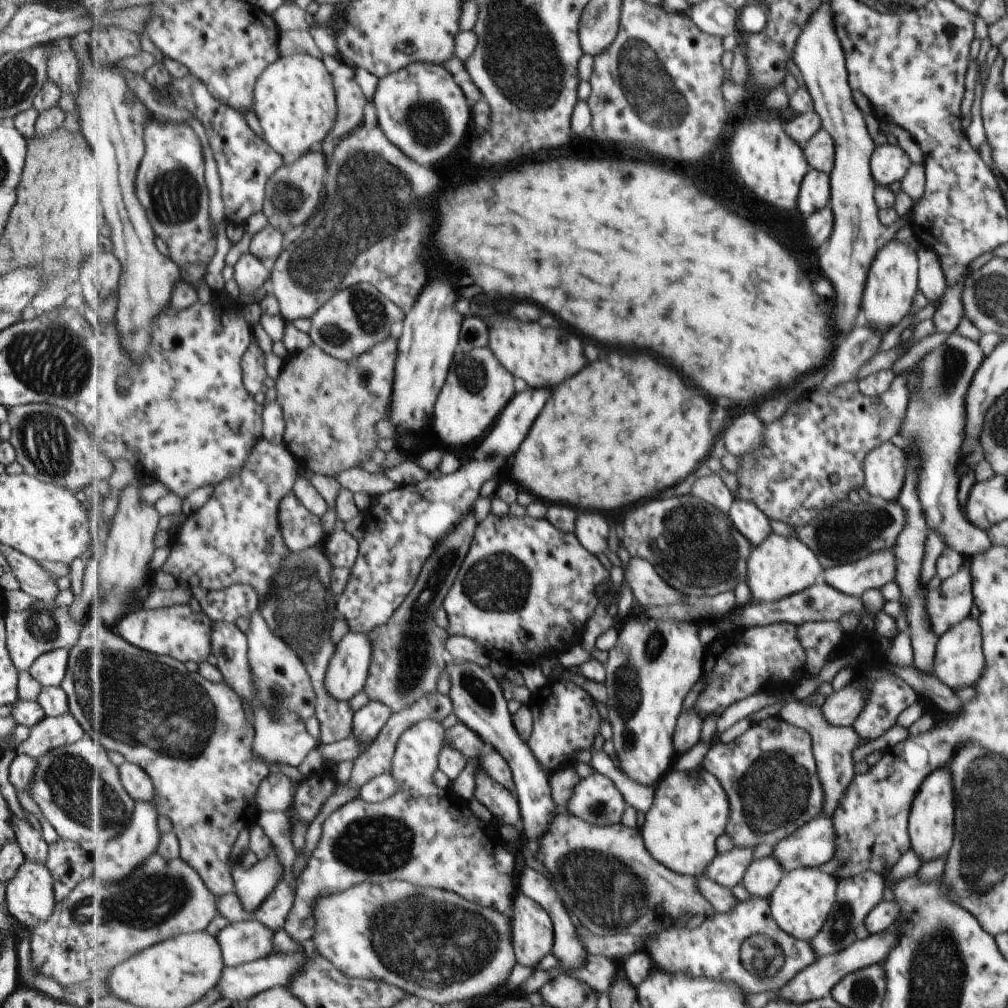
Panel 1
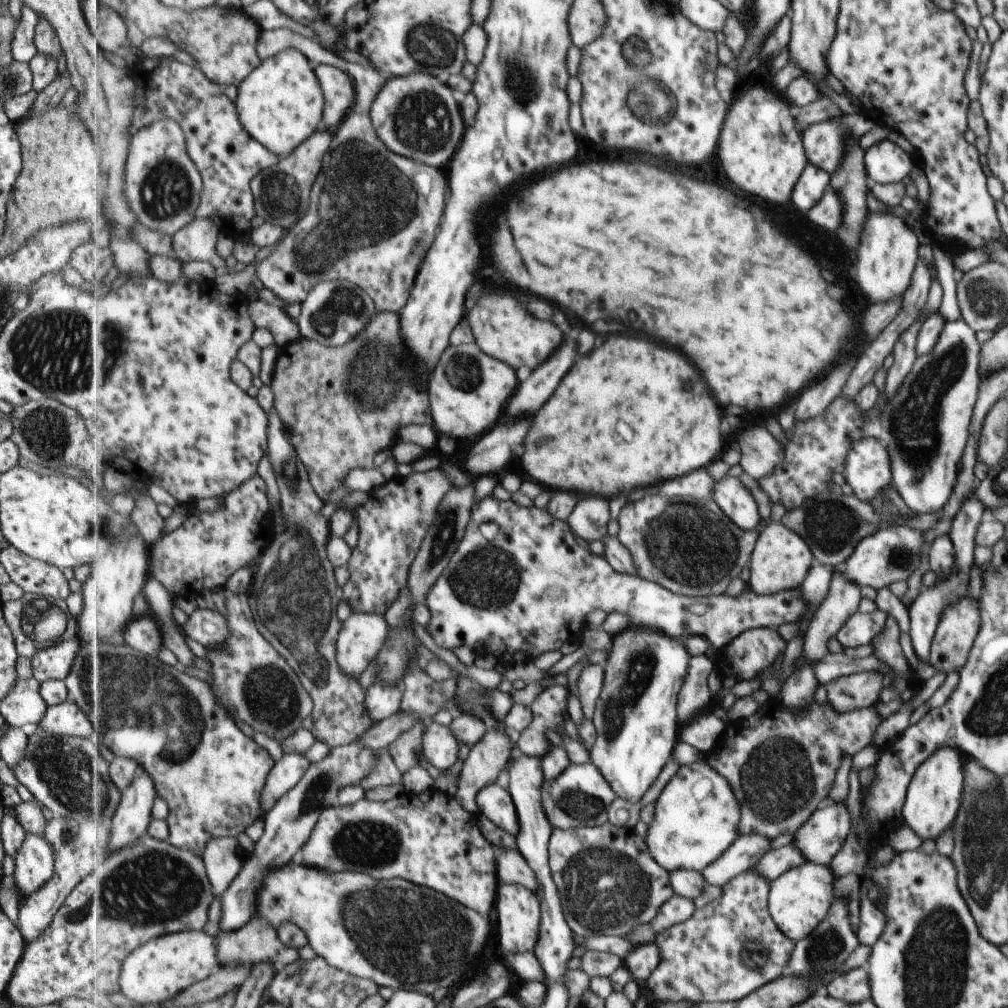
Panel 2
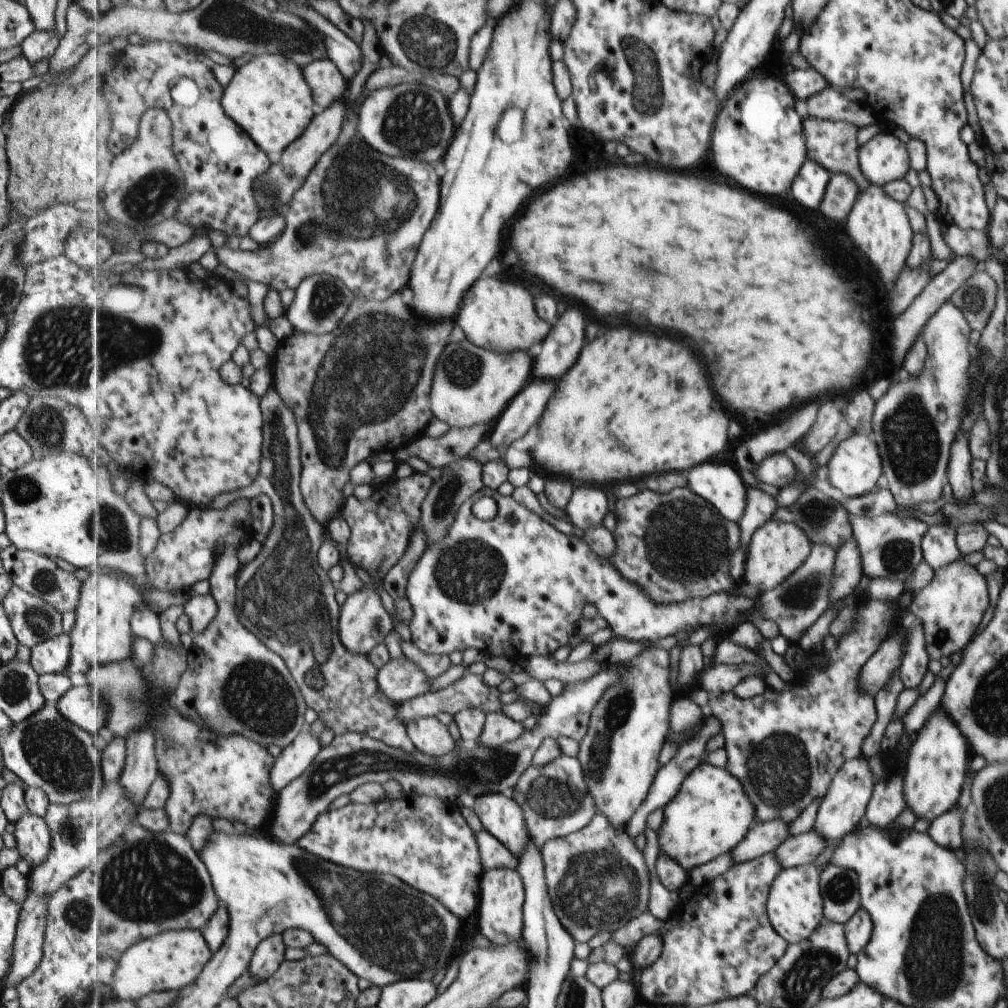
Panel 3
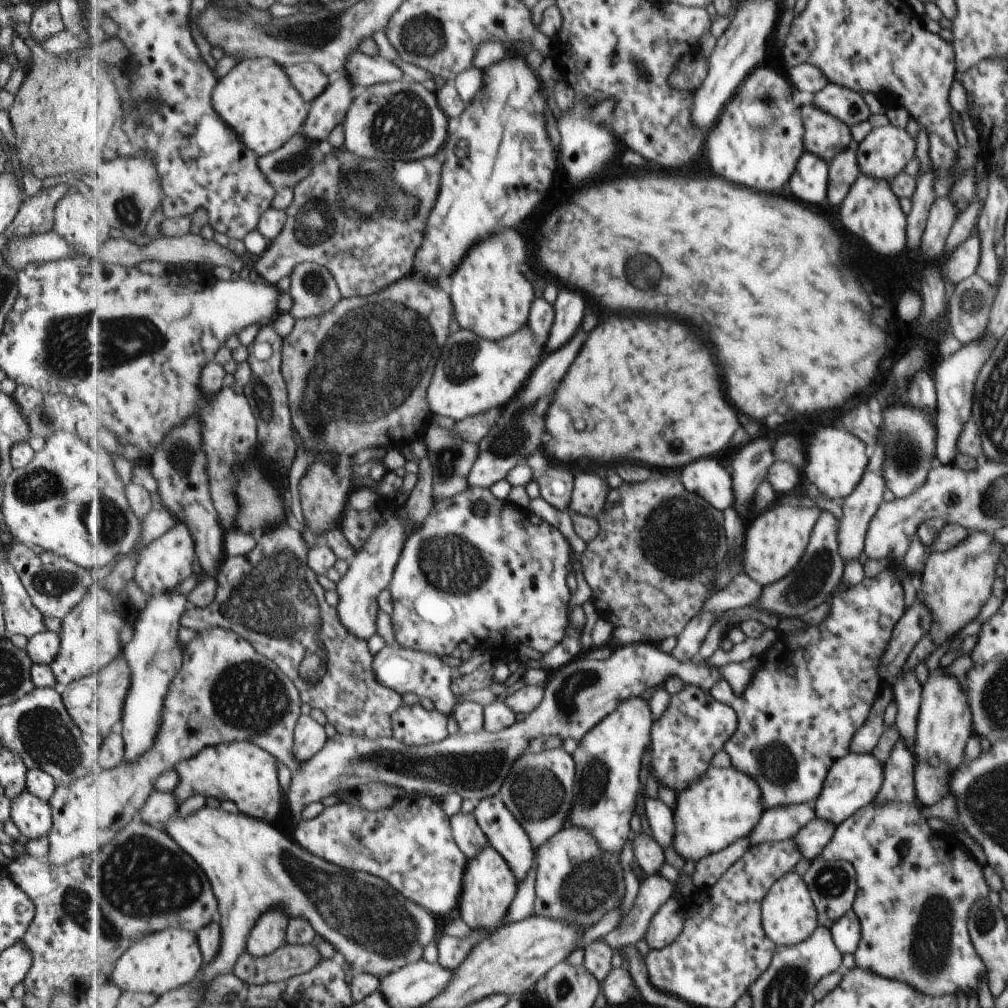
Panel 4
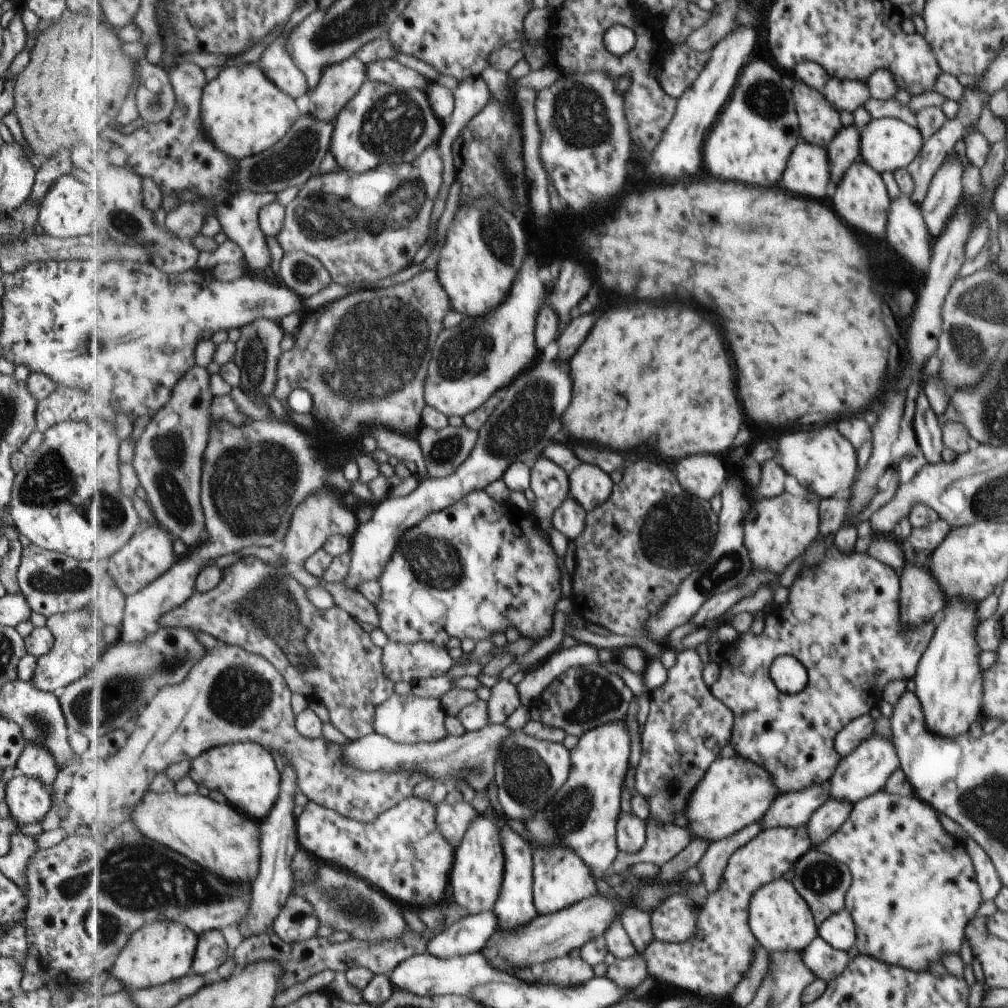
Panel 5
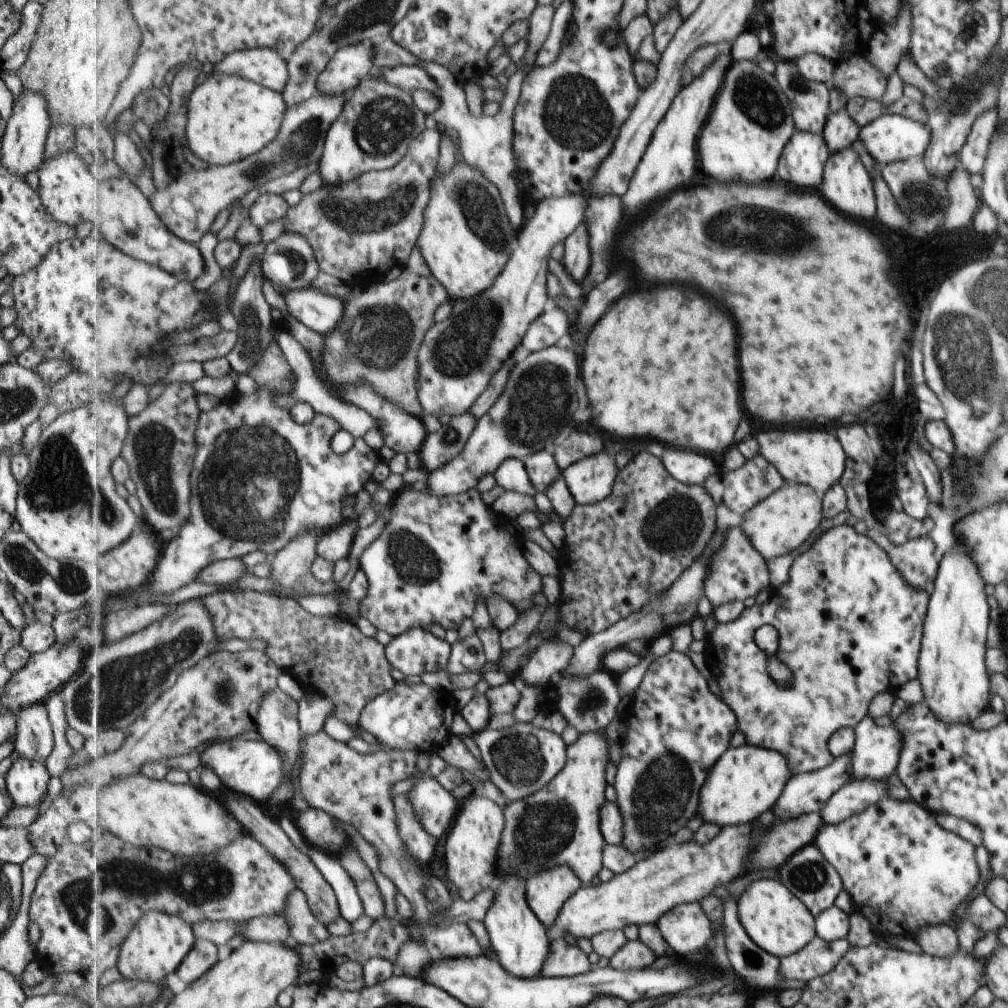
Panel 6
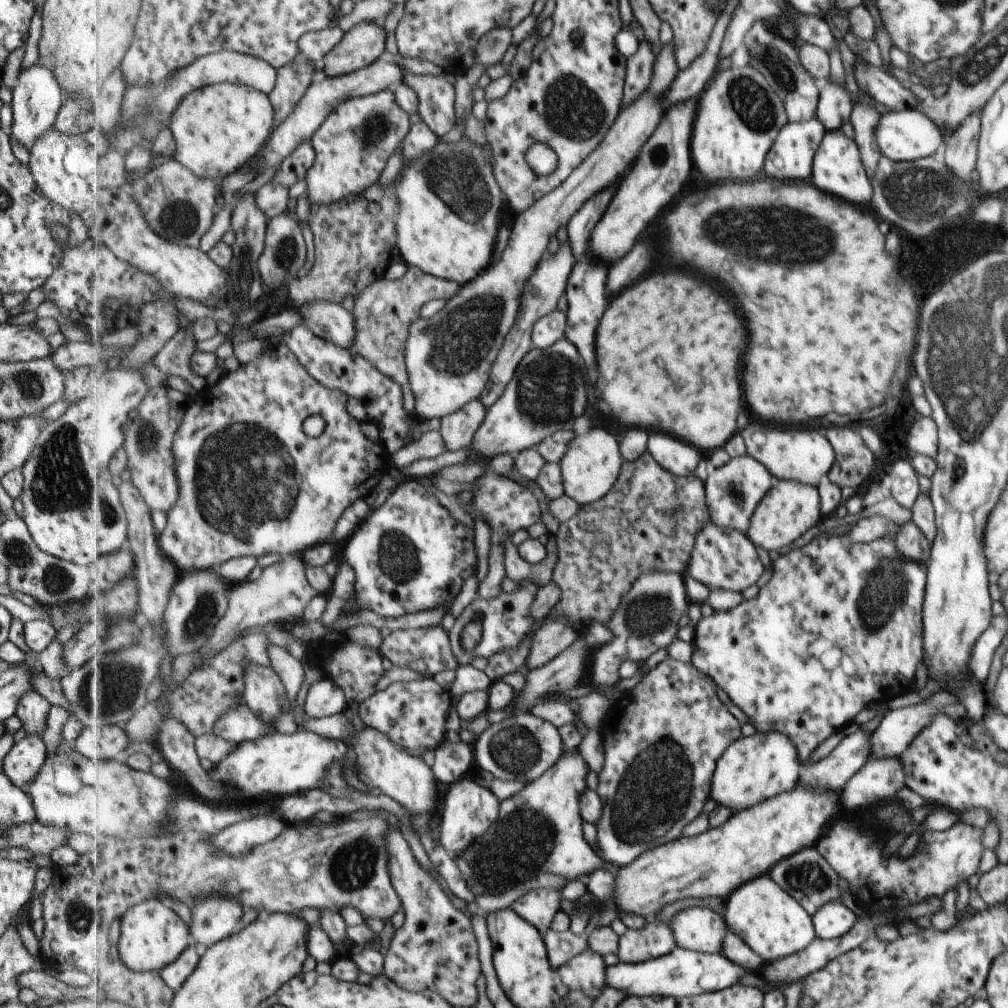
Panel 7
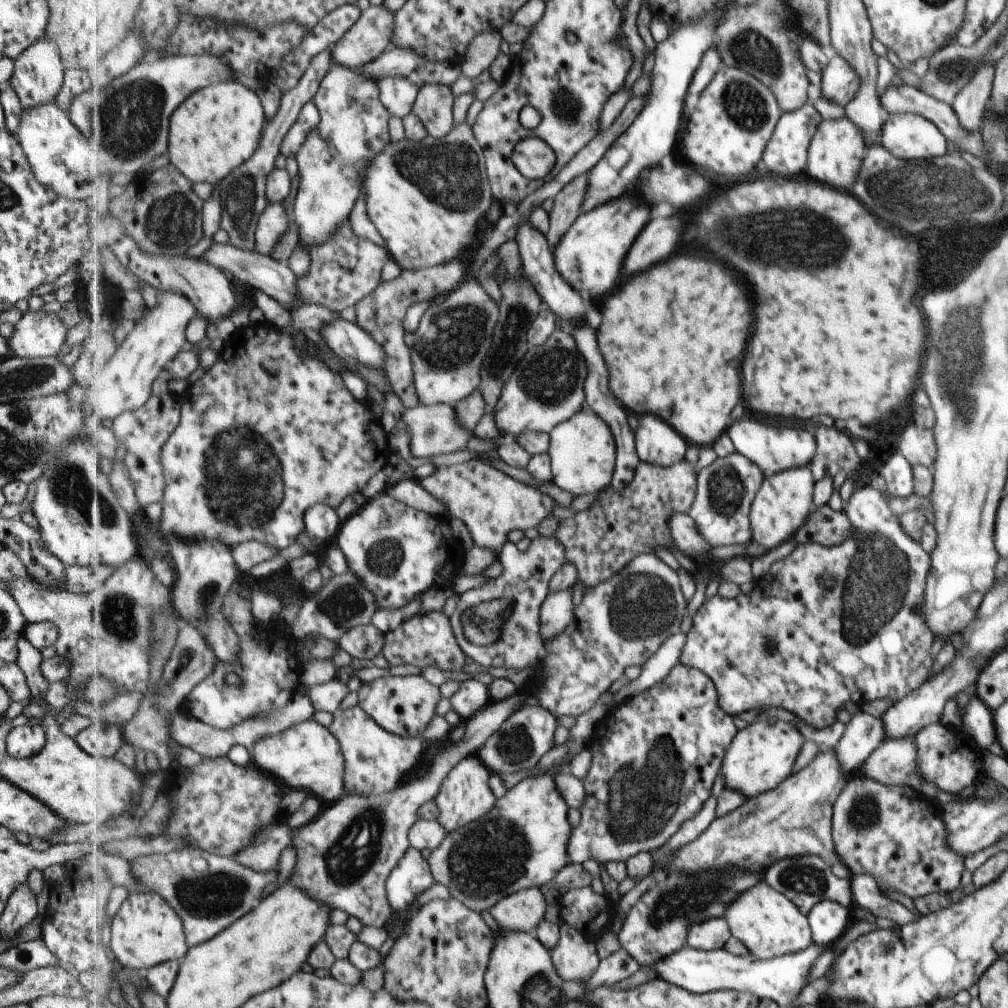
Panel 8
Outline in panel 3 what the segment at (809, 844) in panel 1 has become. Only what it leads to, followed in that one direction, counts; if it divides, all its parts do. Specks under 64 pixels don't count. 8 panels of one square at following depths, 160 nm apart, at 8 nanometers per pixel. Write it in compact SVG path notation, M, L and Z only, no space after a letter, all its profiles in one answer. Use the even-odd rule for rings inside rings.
M862 755L843 762L841 768L835 772L834 777L831 778L829 789L821 798L815 816L815 824L812 827L825 838L826 842L839 841L839 838L842 838L845 834L851 832L856 825L862 823L864 811L875 784L872 776L867 759Z

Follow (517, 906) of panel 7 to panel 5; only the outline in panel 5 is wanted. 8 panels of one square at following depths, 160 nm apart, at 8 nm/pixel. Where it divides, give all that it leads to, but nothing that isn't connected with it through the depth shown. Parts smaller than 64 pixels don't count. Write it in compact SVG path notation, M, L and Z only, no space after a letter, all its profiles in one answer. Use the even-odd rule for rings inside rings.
M491 798L490 807L497 815L505 817L509 826L528 840L533 848L534 863L534 901L539 915L548 915L559 912L578 902L585 901L600 894L598 880L594 875L594 870L587 864L580 854L577 854L571 847L559 843L537 842L530 830L523 822L513 820L504 815L499 801Z

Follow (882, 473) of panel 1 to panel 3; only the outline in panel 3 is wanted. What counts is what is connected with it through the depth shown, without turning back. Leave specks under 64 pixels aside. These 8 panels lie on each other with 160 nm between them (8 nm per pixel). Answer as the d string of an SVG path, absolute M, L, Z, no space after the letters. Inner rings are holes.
M854 432L836 444L825 466L829 484L849 498L862 497L863 494L876 490L877 479L882 474L882 460L879 458L878 446L870 435L861 432Z

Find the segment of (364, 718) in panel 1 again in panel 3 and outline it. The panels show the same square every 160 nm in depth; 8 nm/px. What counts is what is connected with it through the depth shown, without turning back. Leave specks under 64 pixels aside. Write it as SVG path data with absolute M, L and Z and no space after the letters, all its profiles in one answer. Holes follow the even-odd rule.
M391 658L378 670L378 684L383 694L397 704L432 690L431 678L407 658Z

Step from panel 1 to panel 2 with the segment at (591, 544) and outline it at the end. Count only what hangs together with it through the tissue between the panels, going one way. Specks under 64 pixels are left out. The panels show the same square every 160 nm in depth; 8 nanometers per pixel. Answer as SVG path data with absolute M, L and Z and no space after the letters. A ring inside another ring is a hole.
M589 496L577 503L568 523L574 534L586 542L595 542L595 540L603 542L608 536L609 520L611 520L609 502L599 496Z

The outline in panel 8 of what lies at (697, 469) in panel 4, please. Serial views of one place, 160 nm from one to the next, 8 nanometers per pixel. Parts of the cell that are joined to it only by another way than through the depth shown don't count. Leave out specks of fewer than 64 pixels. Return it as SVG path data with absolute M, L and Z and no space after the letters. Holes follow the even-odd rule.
M645 416L636 430L636 447L641 461L670 467L685 460L689 442L681 438L667 422Z

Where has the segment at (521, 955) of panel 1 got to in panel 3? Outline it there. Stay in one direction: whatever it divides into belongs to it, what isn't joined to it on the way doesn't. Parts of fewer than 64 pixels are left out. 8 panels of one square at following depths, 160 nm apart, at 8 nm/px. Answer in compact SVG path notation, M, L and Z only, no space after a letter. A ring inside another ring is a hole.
M497 868L497 870L484 870L481 874L481 892L479 892L479 924L481 932L495 944L511 944L523 942L524 912L526 905L526 886L522 875L517 869Z

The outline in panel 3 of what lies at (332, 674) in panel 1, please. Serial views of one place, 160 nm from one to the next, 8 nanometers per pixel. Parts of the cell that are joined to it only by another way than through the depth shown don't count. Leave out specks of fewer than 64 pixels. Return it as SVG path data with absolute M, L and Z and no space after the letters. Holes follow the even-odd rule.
M363 584L361 588L348 596L341 606L341 641L355 654L370 655L371 650L374 650L375 646L378 646L381 642L386 642L387 636L390 636L392 631L393 622L391 622L391 616L389 616L389 612L383 606L381 596L372 586Z

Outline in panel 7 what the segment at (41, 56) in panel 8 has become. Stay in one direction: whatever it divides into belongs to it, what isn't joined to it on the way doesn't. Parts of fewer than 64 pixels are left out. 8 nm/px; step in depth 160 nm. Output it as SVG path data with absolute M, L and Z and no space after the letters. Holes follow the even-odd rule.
M35 62L33 66L29 66L27 70L20 70L18 78L10 89L11 92L11 114L13 122L9 132L13 138L17 138L17 142L21 142L21 146L29 151L29 146L44 134L54 124L59 106L61 106L62 93L57 80L53 78L51 70L47 70L45 66L41 66L39 62Z

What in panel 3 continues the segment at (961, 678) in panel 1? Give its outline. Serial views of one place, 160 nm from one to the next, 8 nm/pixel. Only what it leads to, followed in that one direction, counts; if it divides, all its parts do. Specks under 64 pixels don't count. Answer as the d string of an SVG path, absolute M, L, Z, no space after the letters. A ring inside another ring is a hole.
M957 558L937 570L933 570L933 578L921 590L913 593L913 600L905 611L922 622L921 628L925 640L925 651L930 660L939 661L943 656L950 657L970 642L971 636L983 616L983 608L988 608L987 588L983 576L975 572L975 568Z

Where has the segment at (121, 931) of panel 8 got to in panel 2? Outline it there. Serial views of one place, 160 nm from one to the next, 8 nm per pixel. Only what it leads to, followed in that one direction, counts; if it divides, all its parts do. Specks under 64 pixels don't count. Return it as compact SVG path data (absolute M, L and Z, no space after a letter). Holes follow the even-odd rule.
M210 930L203 931L181 931L157 937L147 944L135 949L126 958L120 974L120 987L123 993L131 997L135 1002L141 1004L152 1004L160 1006L186 991L190 986L209 978L219 966L218 938Z

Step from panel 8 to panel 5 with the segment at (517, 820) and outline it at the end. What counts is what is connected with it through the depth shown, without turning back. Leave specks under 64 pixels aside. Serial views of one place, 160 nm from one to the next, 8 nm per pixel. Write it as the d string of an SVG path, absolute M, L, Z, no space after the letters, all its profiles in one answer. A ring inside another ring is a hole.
M624 719L602 724L587 731L571 751L574 766L570 780L557 793L556 800L523 824L537 842L571 847L594 870L600 894L612 901L618 896L609 882L602 880L619 856L618 822L622 816L621 794L631 760L631 734Z

